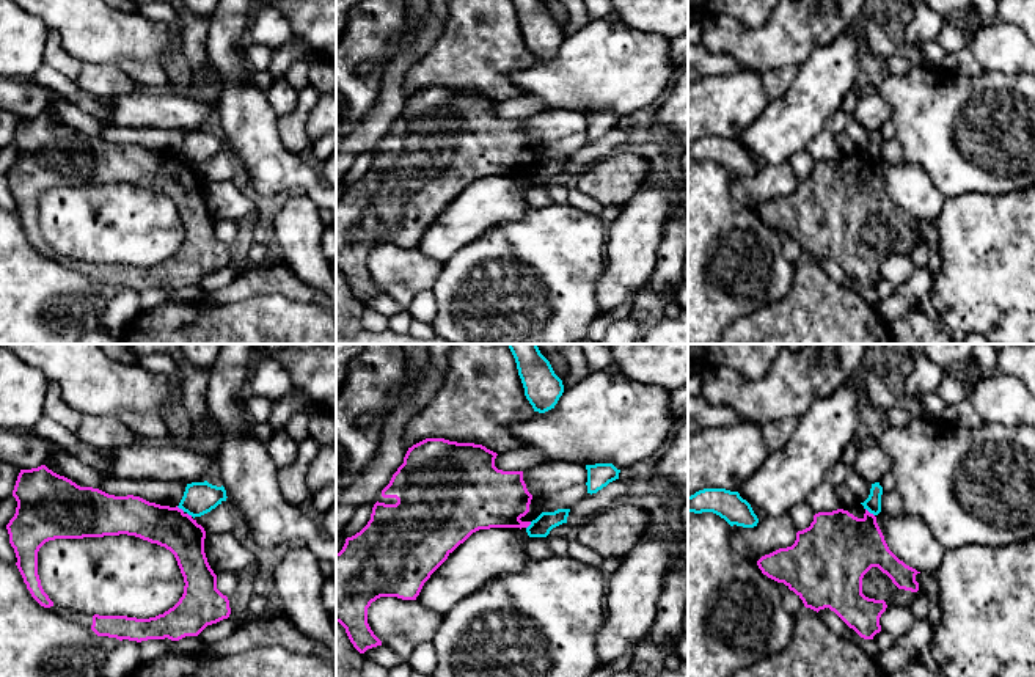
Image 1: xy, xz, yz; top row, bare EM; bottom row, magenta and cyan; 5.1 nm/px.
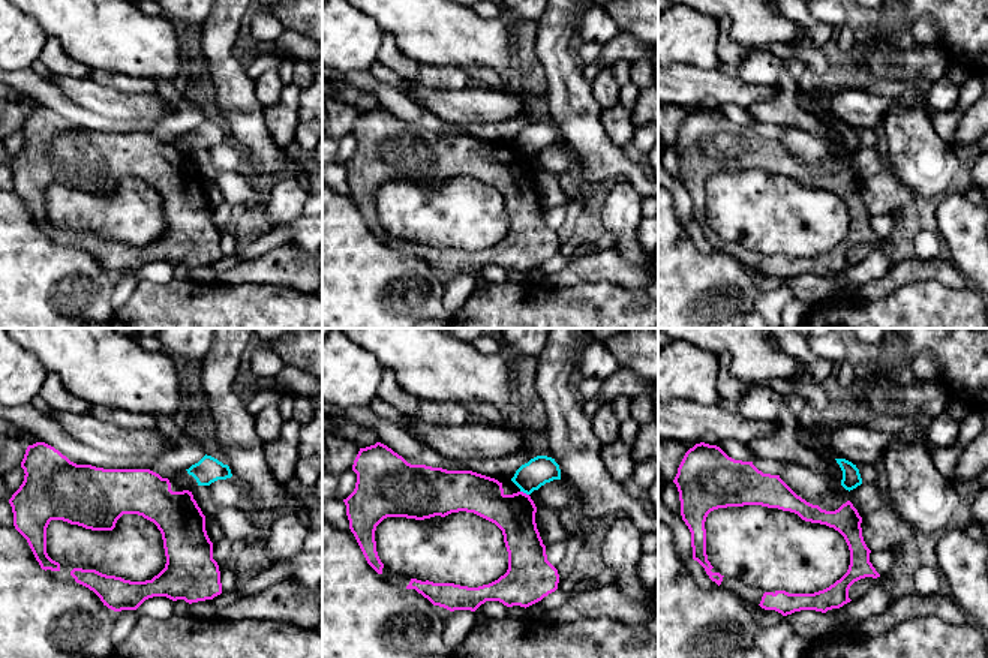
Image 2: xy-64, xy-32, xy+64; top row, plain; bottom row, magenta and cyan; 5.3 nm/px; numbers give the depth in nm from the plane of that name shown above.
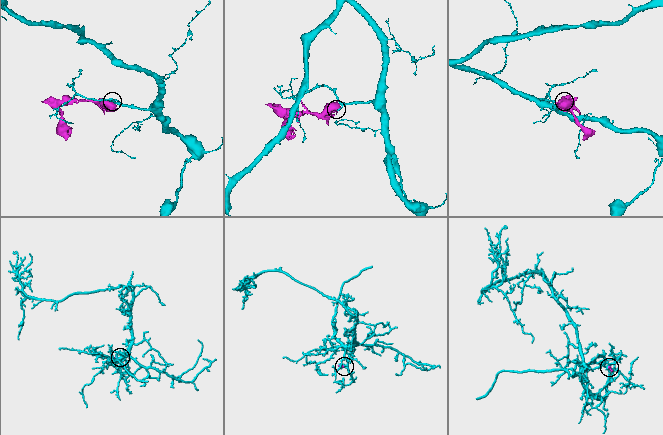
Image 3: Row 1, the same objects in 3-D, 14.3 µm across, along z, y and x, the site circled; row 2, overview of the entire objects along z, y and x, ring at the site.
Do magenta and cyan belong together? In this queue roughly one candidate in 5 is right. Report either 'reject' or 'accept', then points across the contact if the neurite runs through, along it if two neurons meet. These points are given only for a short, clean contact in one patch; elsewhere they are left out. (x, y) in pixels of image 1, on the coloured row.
reject | along yz (866, 508), (874, 515)

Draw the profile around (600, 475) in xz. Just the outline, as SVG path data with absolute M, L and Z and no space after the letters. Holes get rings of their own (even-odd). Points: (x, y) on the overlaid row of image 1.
M595 463L586 465L587 470L587 493L597 493L609 482L619 479L620 470L617 470L613 463Z

